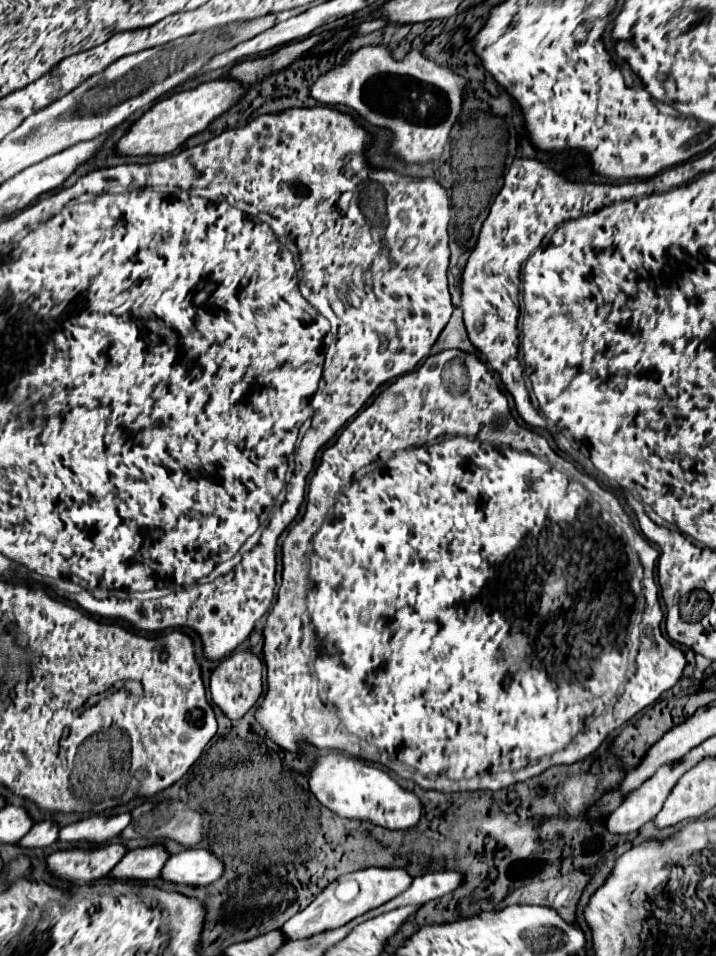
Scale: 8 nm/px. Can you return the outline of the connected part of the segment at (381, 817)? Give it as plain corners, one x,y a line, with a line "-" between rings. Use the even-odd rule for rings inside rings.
324,753
316,757
310,775
310,789
324,807
338,813
340,817
366,819
388,829
410,829
420,821
420,801
414,793
402,789
382,769
342,753

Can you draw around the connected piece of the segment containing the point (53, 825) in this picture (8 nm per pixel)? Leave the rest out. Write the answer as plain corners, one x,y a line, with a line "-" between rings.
52,819
34,823
34,827
26,833
26,837
22,837
20,845
24,845
24,847
48,847
58,839
58,831
60,831
60,825

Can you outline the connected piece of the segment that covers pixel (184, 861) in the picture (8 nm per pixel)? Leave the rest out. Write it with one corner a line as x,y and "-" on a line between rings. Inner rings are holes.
184,849
168,859
162,877
192,887
210,885
222,877
222,861
218,861
208,849

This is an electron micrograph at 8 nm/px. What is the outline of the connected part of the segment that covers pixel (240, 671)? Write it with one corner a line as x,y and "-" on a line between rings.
250,649
234,651
228,659
220,661
220,665
216,667
216,671
210,677
212,701
230,719
240,719
250,707
254,707
260,691
262,691
262,661

